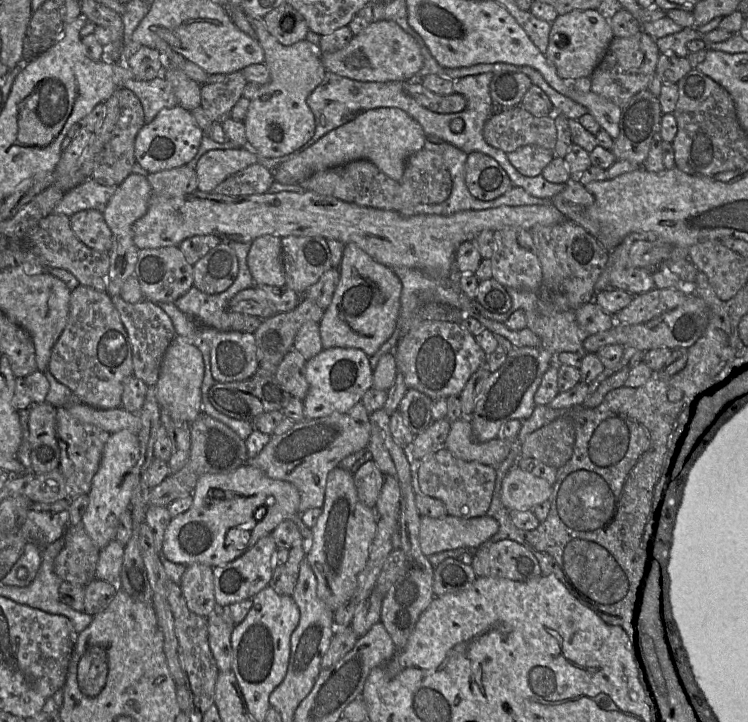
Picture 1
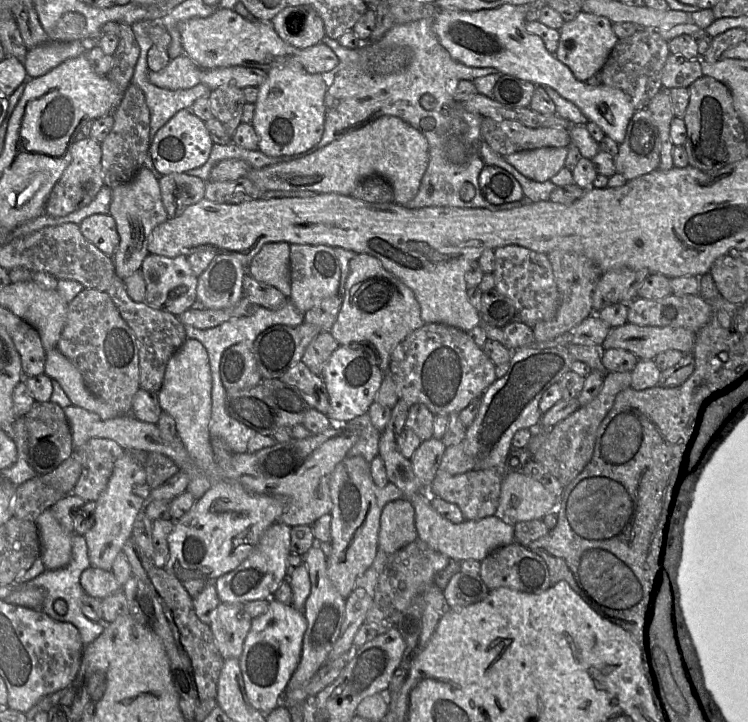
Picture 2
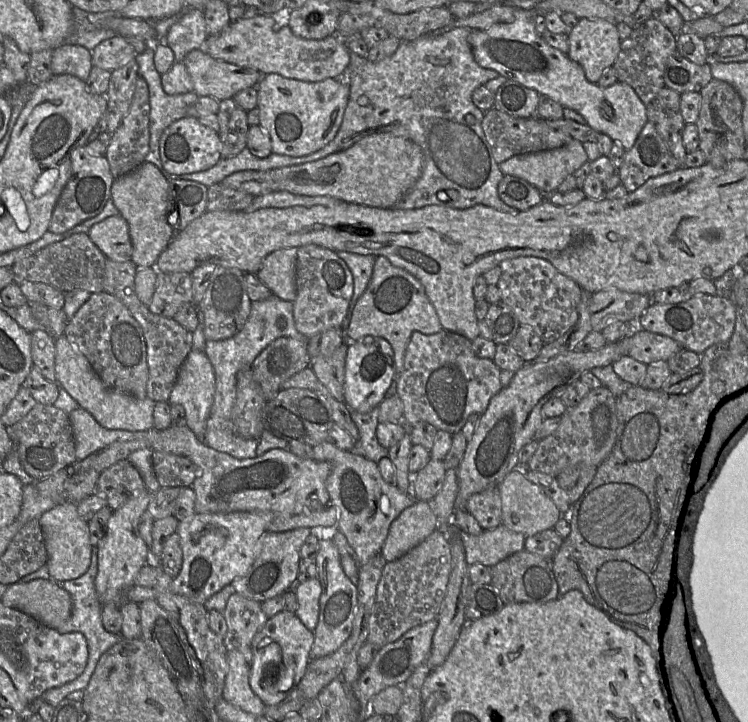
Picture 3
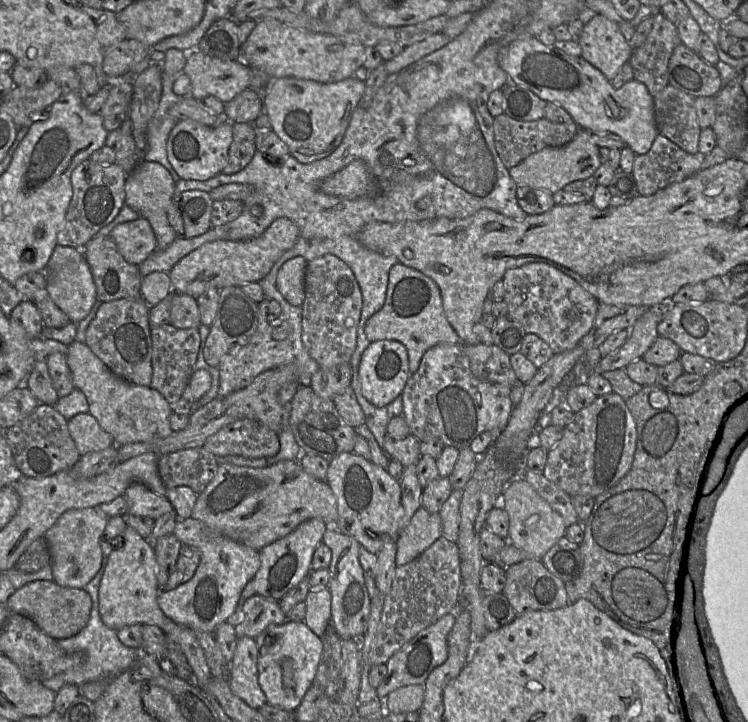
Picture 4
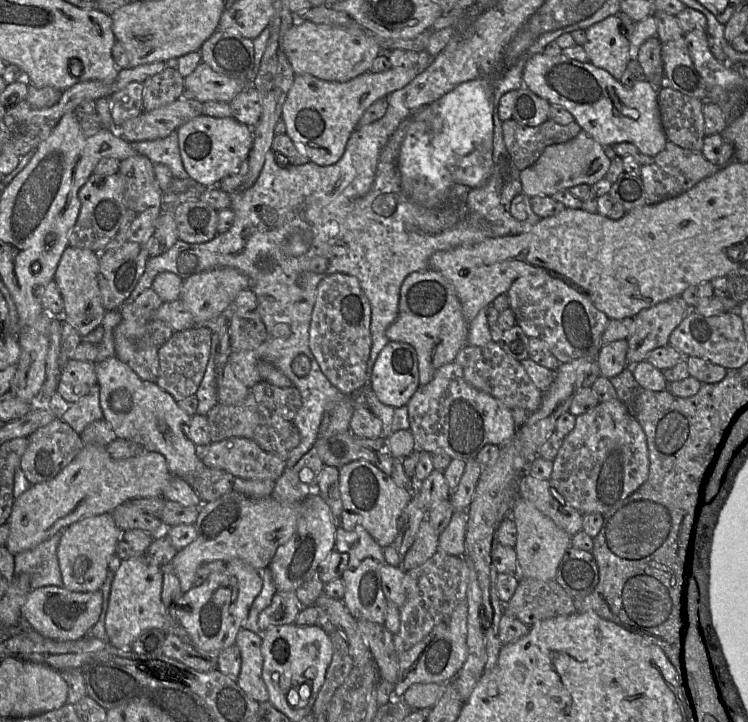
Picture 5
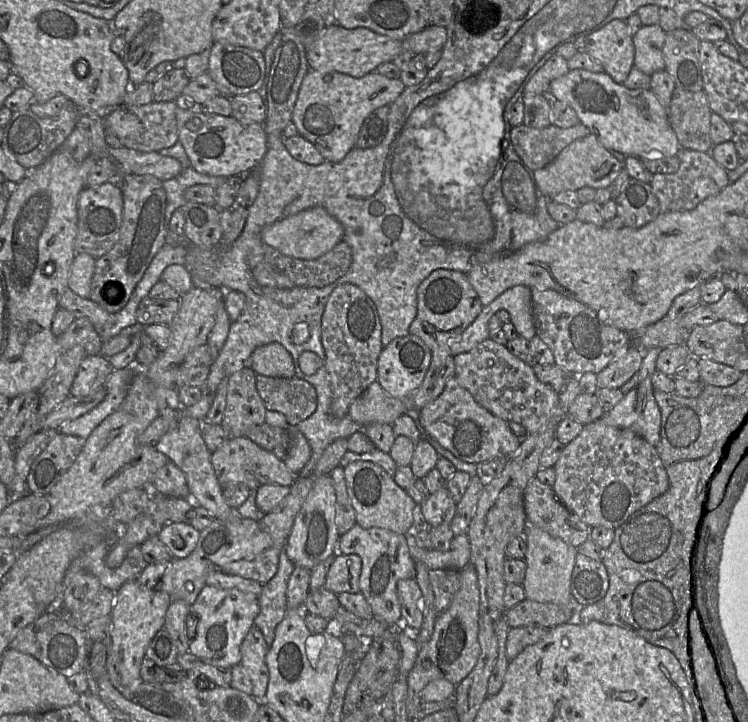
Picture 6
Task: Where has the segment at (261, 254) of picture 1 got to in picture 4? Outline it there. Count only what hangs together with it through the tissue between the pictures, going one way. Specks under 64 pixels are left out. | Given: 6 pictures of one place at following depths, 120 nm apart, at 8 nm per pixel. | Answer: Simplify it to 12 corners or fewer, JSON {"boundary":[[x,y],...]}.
{"boundary":[[286,261],[277,275],[284,299],[300,307],[305,299],[307,261]]}

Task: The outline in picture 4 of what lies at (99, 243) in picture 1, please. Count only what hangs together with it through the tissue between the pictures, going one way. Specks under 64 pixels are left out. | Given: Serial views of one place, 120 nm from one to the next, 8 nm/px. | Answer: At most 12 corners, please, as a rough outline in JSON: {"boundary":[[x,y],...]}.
{"boundary":[[145,218],[121,223],[110,235],[120,254],[140,265],[157,250]]}

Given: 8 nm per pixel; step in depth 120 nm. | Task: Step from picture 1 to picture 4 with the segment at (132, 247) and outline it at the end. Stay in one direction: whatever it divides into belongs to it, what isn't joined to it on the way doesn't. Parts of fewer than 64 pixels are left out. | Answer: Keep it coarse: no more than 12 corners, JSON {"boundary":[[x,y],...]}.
{"boundary":[[158,162],[127,175],[125,204],[151,224],[157,250],[177,238],[175,181]]}

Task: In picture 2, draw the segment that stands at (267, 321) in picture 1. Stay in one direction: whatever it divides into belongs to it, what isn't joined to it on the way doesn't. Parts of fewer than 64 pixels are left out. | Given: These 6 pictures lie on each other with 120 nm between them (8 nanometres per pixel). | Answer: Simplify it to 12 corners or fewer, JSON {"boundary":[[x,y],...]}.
{"boundary":[[305,321],[274,325],[254,341],[265,379],[302,361],[320,329]]}

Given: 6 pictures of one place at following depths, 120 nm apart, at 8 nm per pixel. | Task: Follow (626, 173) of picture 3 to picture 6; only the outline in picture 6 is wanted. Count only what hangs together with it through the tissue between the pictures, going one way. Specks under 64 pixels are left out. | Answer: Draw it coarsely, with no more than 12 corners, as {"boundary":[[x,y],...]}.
{"boundary":[[680,148],[650,182],[662,212],[694,209],[731,182],[709,152]]}

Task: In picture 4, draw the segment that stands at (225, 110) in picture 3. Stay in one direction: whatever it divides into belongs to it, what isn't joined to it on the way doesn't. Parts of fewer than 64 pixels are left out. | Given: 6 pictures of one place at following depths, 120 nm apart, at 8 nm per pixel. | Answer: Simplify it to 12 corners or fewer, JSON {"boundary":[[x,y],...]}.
{"boundary":[[232,123],[233,141],[225,174],[236,174],[252,160],[257,129]]}

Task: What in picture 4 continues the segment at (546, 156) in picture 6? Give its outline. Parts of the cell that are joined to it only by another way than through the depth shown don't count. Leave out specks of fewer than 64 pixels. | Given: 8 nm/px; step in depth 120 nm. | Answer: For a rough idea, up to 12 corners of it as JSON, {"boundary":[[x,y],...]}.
{"boundary":[[494,117],[494,143],[510,169],[547,147],[569,143],[580,127],[546,118]]}

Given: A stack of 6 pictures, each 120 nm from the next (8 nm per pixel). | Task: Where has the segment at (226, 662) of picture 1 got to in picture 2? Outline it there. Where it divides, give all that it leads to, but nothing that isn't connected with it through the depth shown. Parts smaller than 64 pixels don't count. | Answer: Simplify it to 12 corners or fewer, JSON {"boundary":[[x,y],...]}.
{"boundary":[[221,602],[209,625],[224,659],[241,656],[253,619]]}

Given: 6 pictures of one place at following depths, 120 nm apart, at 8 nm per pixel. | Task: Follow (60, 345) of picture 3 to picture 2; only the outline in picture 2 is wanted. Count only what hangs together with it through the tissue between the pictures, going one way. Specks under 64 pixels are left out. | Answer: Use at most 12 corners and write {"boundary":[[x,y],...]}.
{"boundary":[[57,347],[45,374],[73,405],[102,419],[123,414],[87,389],[80,371]]}

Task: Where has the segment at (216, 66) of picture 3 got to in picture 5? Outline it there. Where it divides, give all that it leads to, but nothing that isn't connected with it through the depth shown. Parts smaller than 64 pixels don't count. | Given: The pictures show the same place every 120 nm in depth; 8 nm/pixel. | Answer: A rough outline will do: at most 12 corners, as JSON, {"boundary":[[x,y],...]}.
{"boundary":[[203,61],[184,78],[202,104],[230,103],[251,84]]}

